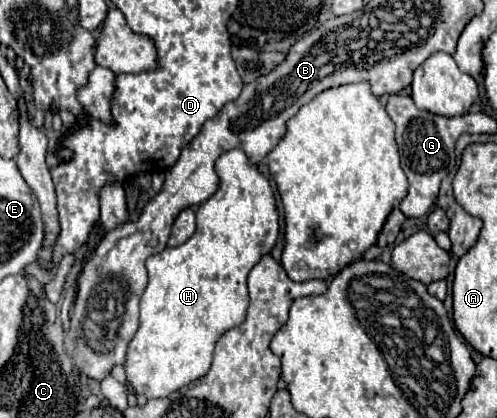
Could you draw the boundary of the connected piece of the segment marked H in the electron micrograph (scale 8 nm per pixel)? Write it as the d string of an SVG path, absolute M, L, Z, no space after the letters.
M231 149L227 153L223 153L217 161L215 161L215 173L219 177L219 189L215 191L213 197L209 197L205 203L199 205L197 209L197 231L193 233L193 237L189 241L185 241L183 245L179 247L165 247L161 253L157 255L151 255L147 259L147 271L149 271L149 285L141 297L141 317L139 317L139 329L133 337L133 341L129 343L129 349L127 349L127 363L125 363L125 373L127 373L127 379L129 383L133 385L133 389L139 393L139 395L145 395L147 399L159 399L159 397L167 397L171 395L173 391L201 379L209 367L211 367L211 355L213 355L213 347L217 343L217 339L241 325L245 321L245 313L247 313L247 301L249 301L249 295L247 295L247 275L249 271L261 261L263 255L269 255L277 243L277 237L279 237L279 213L277 213L277 203L275 203L275 193L273 193L273 187L269 183L269 177L263 175L257 165L253 165L247 155L241 151L241 149Z

